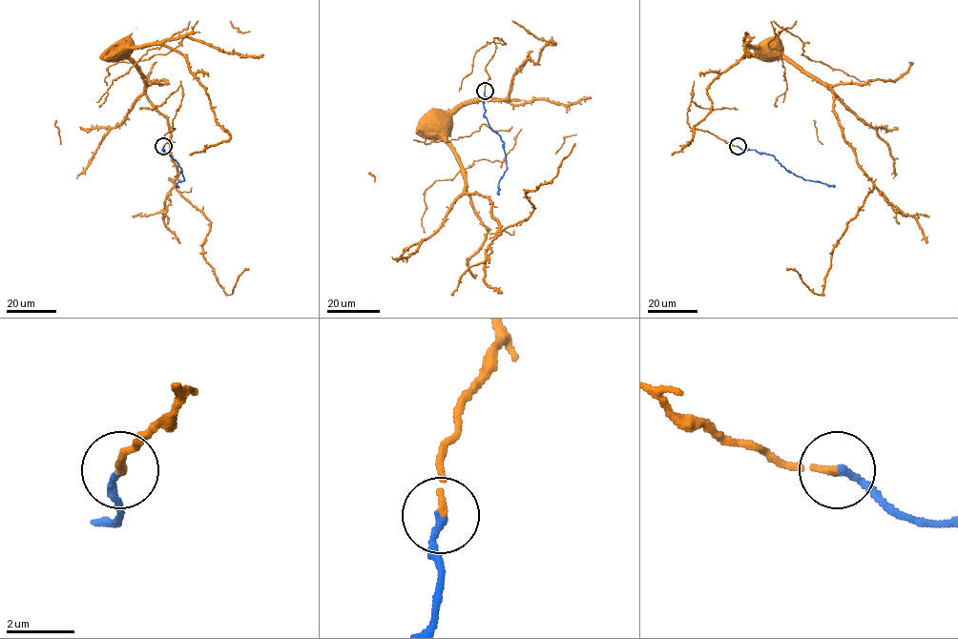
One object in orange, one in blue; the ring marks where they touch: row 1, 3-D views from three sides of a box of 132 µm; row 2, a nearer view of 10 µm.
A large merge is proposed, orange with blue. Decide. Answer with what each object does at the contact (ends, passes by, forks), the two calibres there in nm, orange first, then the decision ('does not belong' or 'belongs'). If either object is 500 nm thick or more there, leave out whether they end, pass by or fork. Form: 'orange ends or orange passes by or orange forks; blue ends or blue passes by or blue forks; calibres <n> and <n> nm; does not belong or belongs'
orange ends; blue ends; calibres 180 and 200 nm; belongs

